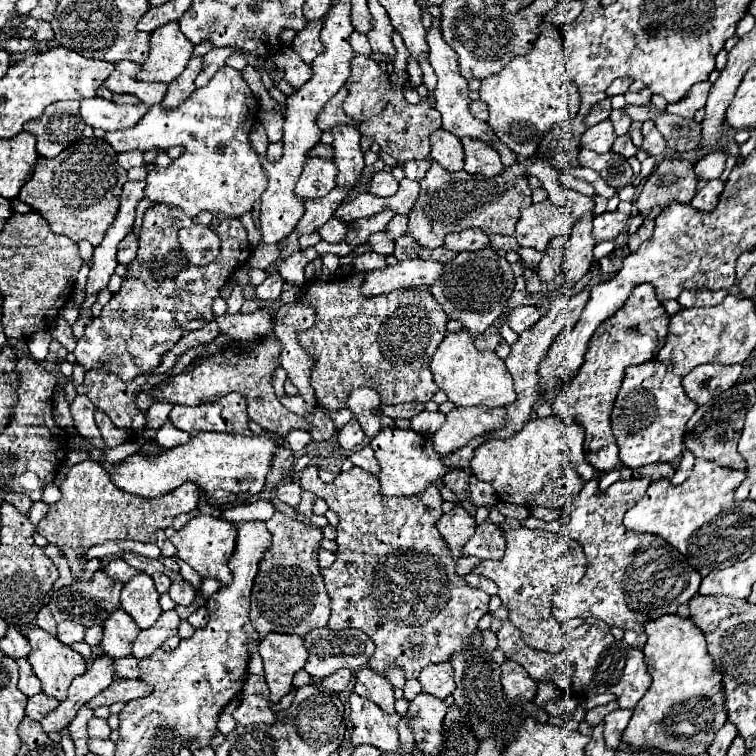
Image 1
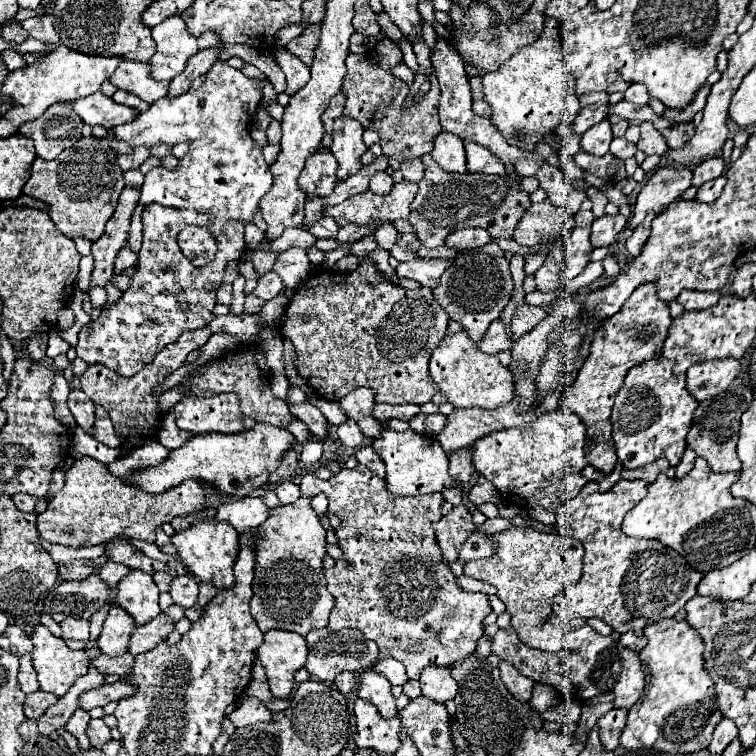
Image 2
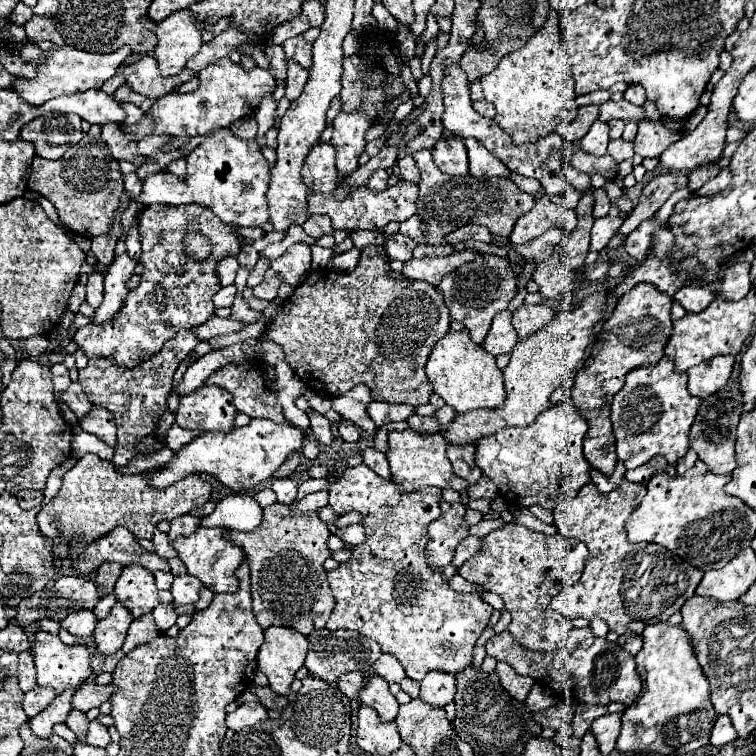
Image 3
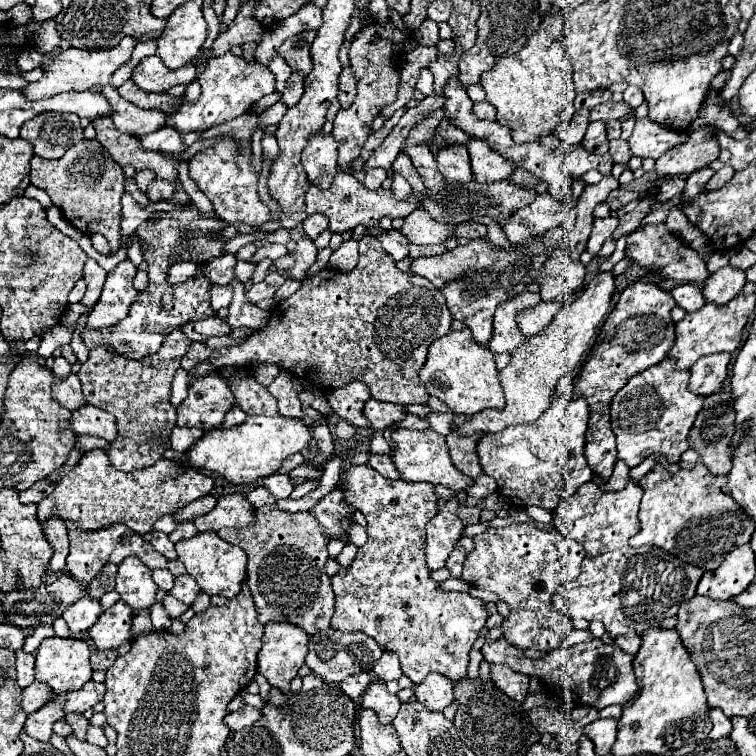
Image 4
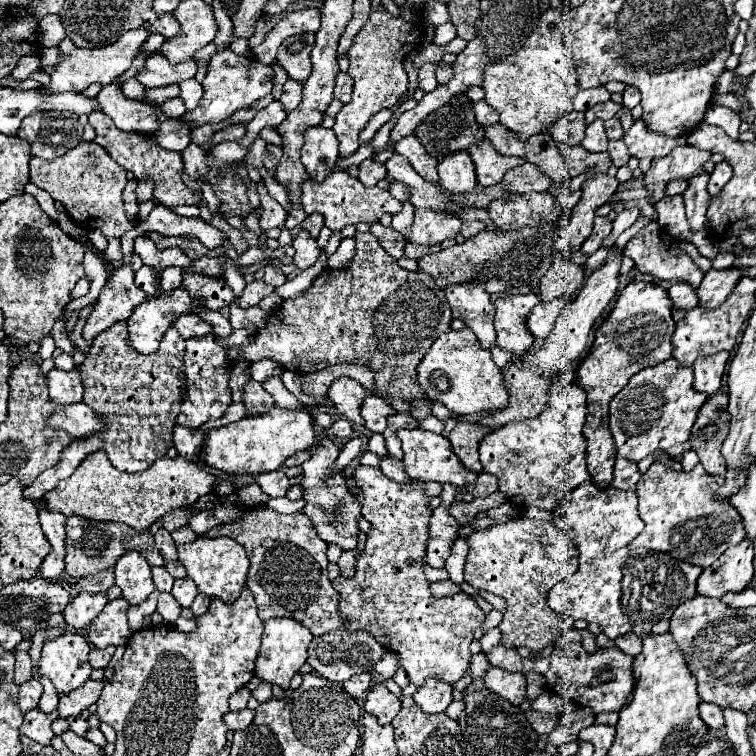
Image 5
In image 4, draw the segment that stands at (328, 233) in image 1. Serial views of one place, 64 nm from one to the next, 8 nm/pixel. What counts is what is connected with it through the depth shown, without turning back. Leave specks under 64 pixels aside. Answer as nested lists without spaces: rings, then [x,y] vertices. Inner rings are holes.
[[[312,214],[302,222],[302,226],[304,226],[304,232],[314,240],[320,232],[328,228],[328,218],[324,218],[322,214]]]

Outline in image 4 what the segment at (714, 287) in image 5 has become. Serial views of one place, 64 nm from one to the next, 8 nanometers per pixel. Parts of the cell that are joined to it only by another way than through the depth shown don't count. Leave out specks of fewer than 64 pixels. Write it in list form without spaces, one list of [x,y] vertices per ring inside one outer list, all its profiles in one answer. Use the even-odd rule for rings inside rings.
[[[724,266],[706,278],[706,282],[702,286],[702,294],[704,294],[706,304],[722,306],[728,300],[732,300],[732,296],[736,296],[736,292],[740,292],[740,288],[744,284],[746,284],[744,270]]]

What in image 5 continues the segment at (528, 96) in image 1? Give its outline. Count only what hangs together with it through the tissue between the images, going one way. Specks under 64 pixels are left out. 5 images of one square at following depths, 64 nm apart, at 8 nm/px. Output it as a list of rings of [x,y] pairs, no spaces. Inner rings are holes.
[[[556,8],[544,12],[538,18],[538,24],[532,34],[526,38],[524,46],[506,60],[490,64],[484,74],[484,100],[494,110],[498,110],[500,124],[512,130],[518,138],[540,134],[560,116],[568,114],[578,92],[578,78],[572,52],[568,52],[562,44],[560,12]]]

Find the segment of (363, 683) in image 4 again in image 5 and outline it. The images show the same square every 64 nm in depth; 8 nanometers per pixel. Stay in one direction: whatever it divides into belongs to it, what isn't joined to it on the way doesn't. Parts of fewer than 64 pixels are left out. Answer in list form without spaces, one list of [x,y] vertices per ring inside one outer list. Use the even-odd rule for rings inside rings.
[[[364,672],[360,676],[354,676],[354,678],[350,678],[350,680],[344,682],[344,690],[352,698],[360,698],[368,688],[370,688],[370,674],[368,672]]]

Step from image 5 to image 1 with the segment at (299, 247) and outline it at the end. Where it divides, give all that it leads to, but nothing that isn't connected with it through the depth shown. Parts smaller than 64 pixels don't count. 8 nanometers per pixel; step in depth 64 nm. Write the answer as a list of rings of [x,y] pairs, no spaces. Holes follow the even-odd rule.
[[[298,250],[298,252],[294,252],[294,254],[288,256],[288,258],[284,258],[284,260],[278,264],[278,274],[280,274],[286,282],[290,282],[294,288],[300,288],[300,286],[306,282],[306,278],[304,278],[304,268],[306,268],[306,264],[308,264],[308,260],[306,260],[304,254]]]

